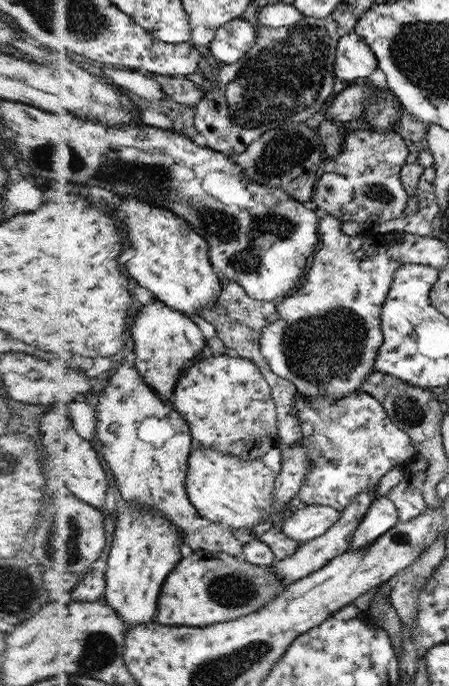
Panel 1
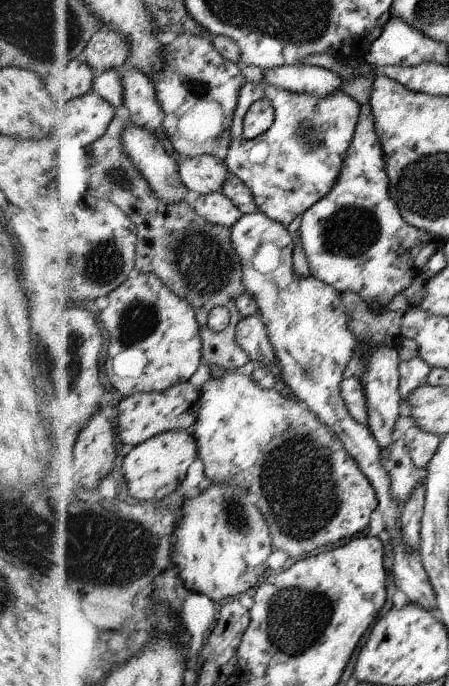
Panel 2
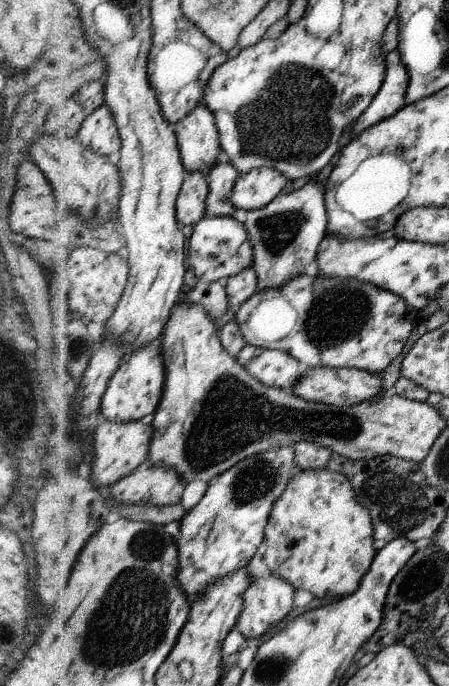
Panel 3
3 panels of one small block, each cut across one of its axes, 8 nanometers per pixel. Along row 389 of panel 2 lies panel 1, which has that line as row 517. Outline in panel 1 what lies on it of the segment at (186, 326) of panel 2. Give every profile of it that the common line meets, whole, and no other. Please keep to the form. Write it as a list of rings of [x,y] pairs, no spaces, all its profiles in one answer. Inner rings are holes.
[[[123,501],[117,517],[108,558],[108,588],[104,600],[118,609],[118,613],[126,619],[126,626],[132,628],[156,620],[164,584],[184,560],[182,548],[188,536],[182,534],[180,527],[176,527],[166,513],[138,503]]]

